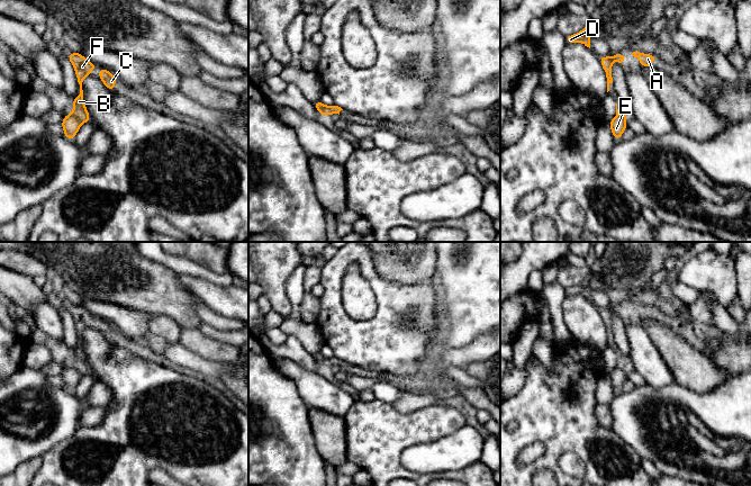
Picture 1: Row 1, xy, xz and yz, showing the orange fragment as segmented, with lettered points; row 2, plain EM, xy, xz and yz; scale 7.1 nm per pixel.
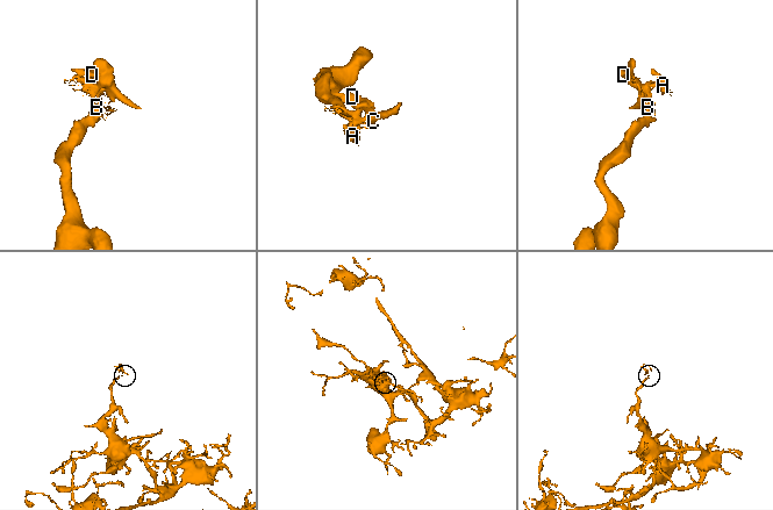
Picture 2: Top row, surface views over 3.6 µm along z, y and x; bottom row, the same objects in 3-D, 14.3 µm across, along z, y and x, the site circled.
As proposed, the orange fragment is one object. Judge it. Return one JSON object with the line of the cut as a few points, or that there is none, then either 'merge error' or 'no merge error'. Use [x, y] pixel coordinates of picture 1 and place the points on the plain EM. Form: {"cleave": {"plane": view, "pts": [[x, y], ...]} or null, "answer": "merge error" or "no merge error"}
{"cleave": {"plane": "xy", "pts": [[69, 367], [81, 375]]}, "answer": "merge error"}

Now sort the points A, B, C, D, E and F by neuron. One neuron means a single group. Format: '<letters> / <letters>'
A B C D F / E

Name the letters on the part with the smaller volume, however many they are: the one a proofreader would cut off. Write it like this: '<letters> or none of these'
A, B, C, D, F

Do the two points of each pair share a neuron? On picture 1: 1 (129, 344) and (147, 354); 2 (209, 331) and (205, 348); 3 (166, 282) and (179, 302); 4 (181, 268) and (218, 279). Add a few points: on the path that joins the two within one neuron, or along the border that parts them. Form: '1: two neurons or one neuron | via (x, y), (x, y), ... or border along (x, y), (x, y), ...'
1: one neuron | via (134, 348), (143, 352)
2: two neurons | border along (198, 329), (214, 339), (233, 345)
3: one neuron | via (166, 287), (174, 297)
4: one neuron | via (190, 268), (209, 276)

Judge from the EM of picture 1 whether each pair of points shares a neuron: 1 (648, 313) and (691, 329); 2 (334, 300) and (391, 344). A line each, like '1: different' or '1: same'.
1: same
2: same

